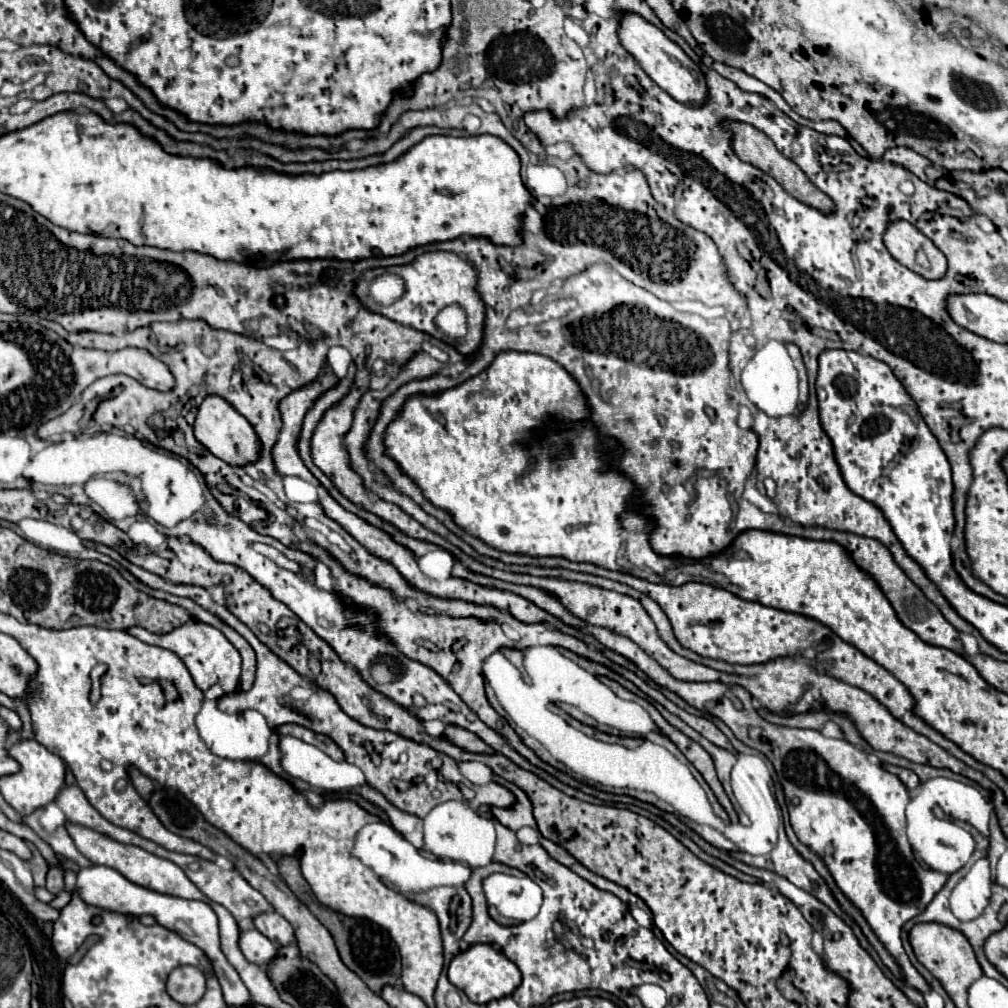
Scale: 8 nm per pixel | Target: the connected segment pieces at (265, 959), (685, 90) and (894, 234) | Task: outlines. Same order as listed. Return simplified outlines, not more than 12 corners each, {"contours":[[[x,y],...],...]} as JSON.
{"contours":[[[258,930],[240,932],[246,960],[268,970],[278,948]],[[618,14],[618,38],[672,98],[706,100],[698,64],[660,28]],[[894,220],[884,246],[924,278],[946,274],[944,254],[914,224]]]}

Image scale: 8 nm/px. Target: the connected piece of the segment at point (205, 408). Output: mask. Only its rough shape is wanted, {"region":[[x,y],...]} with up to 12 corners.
{"region":[[202,400],[194,434],[232,466],[258,460],[260,440],[230,402]]}

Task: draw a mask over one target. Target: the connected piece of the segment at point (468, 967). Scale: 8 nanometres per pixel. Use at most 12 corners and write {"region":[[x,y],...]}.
{"region":[[490,944],[460,952],[448,980],[472,1002],[510,996],[520,970]]}

